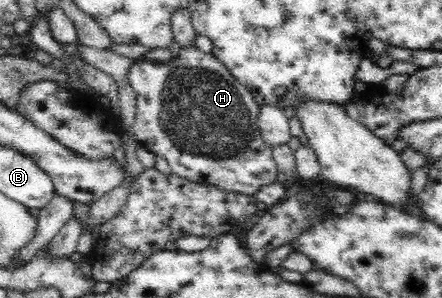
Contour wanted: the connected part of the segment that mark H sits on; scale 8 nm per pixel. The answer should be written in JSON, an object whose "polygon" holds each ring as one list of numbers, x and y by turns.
{"polygon":[[196,47,176,49,168,63,146,61,132,65,128,79,138,94,133,125,136,137,142,147,161,157,174,175,197,184,213,185,246,195,276,179,279,171,273,160,273,149,266,147,256,124,261,105,212,53,204,53]]}

